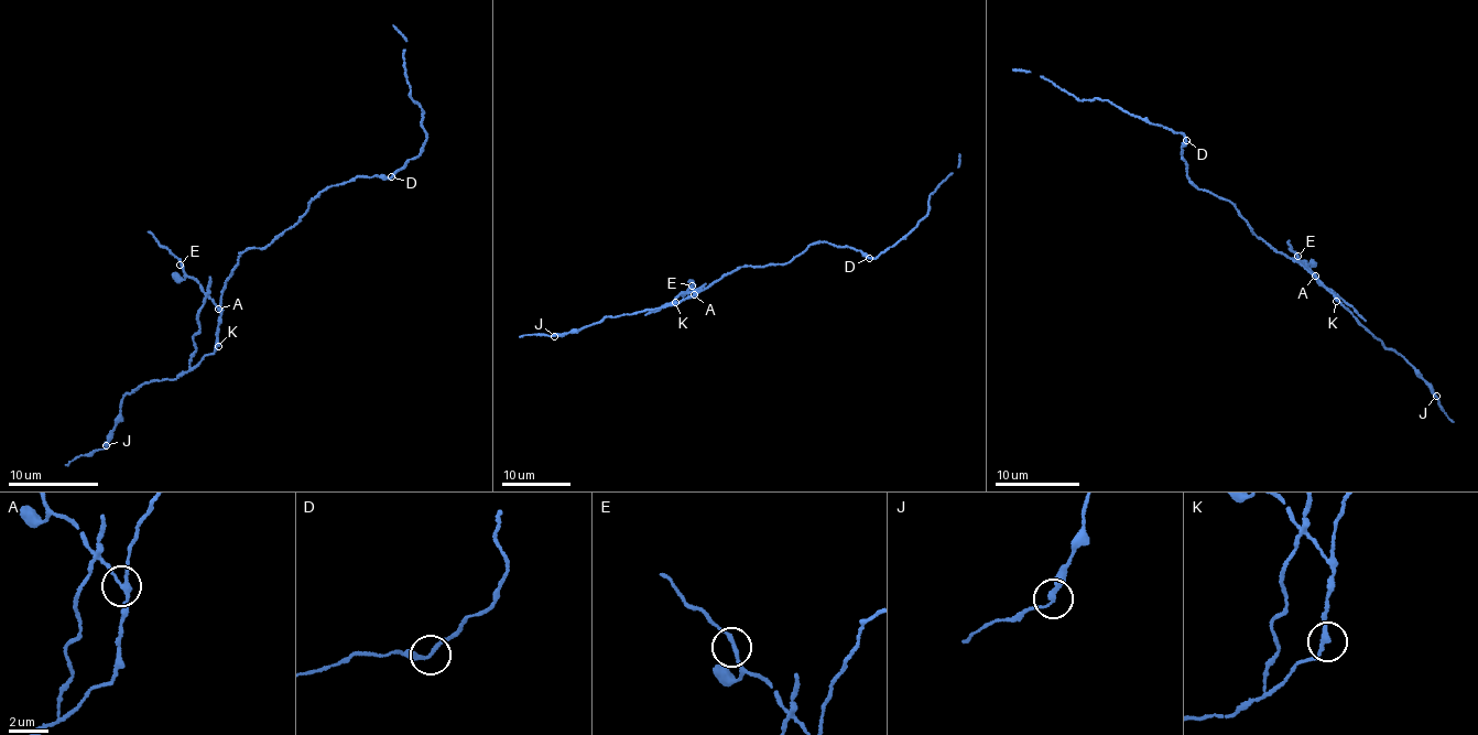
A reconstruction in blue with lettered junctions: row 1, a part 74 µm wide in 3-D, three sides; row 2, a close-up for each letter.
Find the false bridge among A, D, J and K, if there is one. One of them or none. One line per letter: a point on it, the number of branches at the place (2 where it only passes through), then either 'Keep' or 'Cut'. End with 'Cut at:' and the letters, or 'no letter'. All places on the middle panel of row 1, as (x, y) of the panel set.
A: Place: (694, 294). Branches: 3. Cut
D: Place: (869, 258). Branches: 2. Keep
J: Place: (554, 336). Branches: 2. Keep
K: Place: (675, 302). Branches: 2. Keep
Cut at: A

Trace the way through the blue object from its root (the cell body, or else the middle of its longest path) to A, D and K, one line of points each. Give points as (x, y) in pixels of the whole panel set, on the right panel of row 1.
A: (1240, 217), (1252, 233), (1314, 276)
D: (1240, 217), (1228, 200), (1191, 182), (1181, 151), (1186, 139)
K: (1240, 217), (1252, 233), (1313, 276), (1336, 301)

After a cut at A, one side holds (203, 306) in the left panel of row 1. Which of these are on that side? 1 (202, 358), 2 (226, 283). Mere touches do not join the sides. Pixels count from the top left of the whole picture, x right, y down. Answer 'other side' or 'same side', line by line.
1: other side
2: other side

